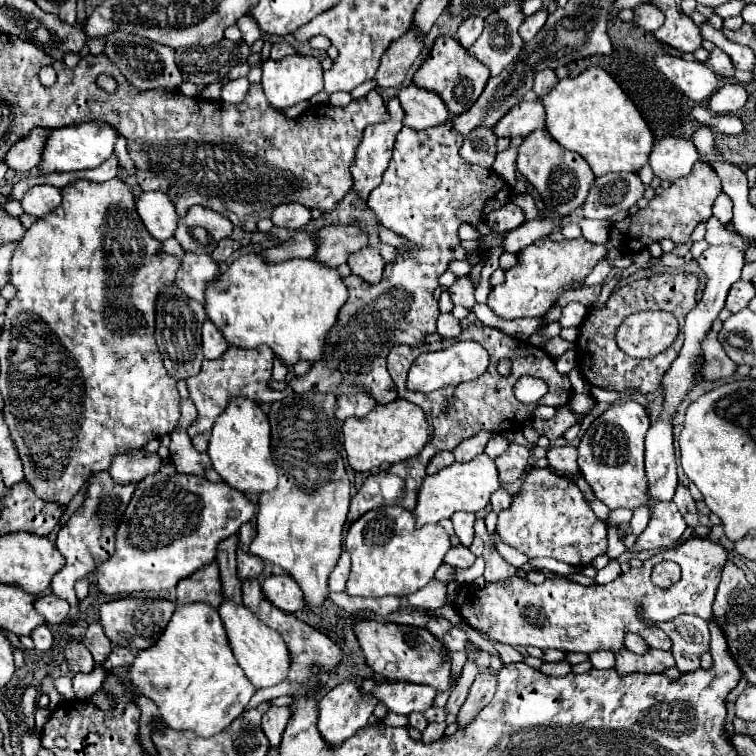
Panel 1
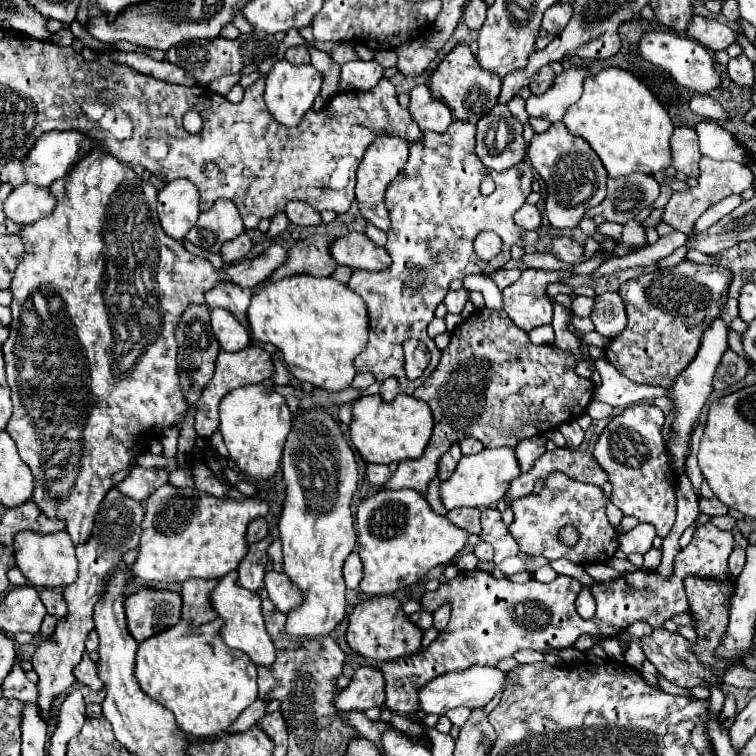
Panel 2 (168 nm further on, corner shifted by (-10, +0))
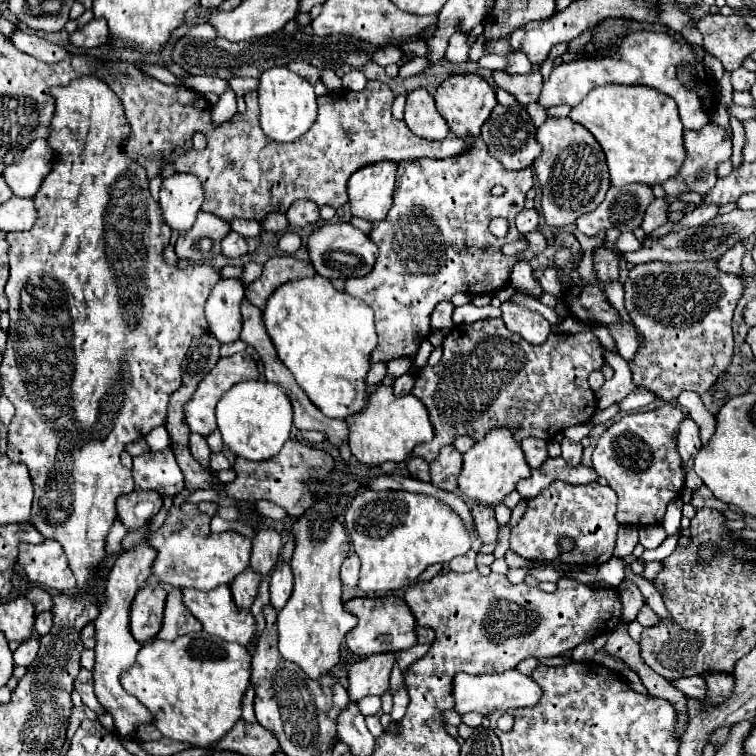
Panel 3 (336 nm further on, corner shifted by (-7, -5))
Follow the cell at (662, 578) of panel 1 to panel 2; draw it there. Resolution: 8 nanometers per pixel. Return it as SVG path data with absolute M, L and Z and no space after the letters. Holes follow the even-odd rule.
M688 577L688 605L690 615L694 621L698 621L698 641L688 641L682 635L666 629L654 629L650 637L642 637L640 645L646 655L646 659L656 667L660 675L664 675L668 681L682 685L682 687L716 687L722 681L724 671L730 667L730 659L718 659L716 647L720 645L720 639L724 637L724 631L728 627L728 611L730 611L730 597L734 593L734 581L710 581L710 577Z

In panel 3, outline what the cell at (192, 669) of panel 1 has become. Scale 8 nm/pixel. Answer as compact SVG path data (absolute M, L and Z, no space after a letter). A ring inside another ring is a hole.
M201 630L171 642L155 638L143 644L121 684L155 716L155 726L165 738L207 746L221 740L241 718L241 700L249 688L249 676L251 654L247 648Z

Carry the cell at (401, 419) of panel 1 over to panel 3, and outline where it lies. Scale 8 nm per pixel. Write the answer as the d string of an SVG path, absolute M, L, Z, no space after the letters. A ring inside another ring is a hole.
M379 386L367 400L367 406L347 416L351 454L365 466L381 466L385 462L403 462L417 444L433 440L433 426L429 422L427 408L413 396L397 398L387 386Z

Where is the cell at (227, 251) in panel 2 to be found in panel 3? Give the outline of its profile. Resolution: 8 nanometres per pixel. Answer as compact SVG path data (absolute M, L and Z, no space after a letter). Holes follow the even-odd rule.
M229 232L221 242L221 254L227 258L239 258L247 254L247 242L237 232Z

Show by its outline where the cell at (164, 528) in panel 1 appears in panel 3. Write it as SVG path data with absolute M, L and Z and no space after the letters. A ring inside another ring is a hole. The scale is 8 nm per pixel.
M189 502L167 510L165 524L149 534L149 544L157 552L151 566L155 578L177 588L213 590L219 584L231 584L233 578L249 566L251 556L249 538L241 536L237 530L225 530L219 534L211 532L211 516Z

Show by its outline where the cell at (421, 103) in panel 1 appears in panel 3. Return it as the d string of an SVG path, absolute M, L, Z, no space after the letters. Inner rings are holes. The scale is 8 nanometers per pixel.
M417 88L407 94L405 124L409 130L427 140L443 140L449 134L449 126L437 112L433 96L425 88Z

